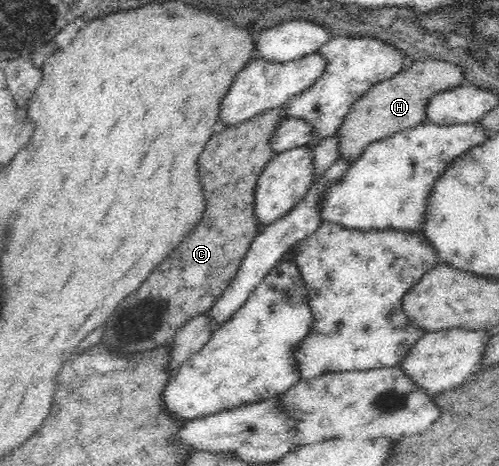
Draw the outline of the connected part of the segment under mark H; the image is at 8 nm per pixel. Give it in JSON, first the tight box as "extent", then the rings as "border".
{"extent":[335,55,463,160],"border":[[[424,55],[415,57],[404,70],[373,85],[352,104],[344,123],[335,134],[340,144],[339,159],[354,160],[372,143],[424,124],[428,115],[428,99],[438,92],[460,86],[463,81],[462,69],[446,59],[428,59]]]}

